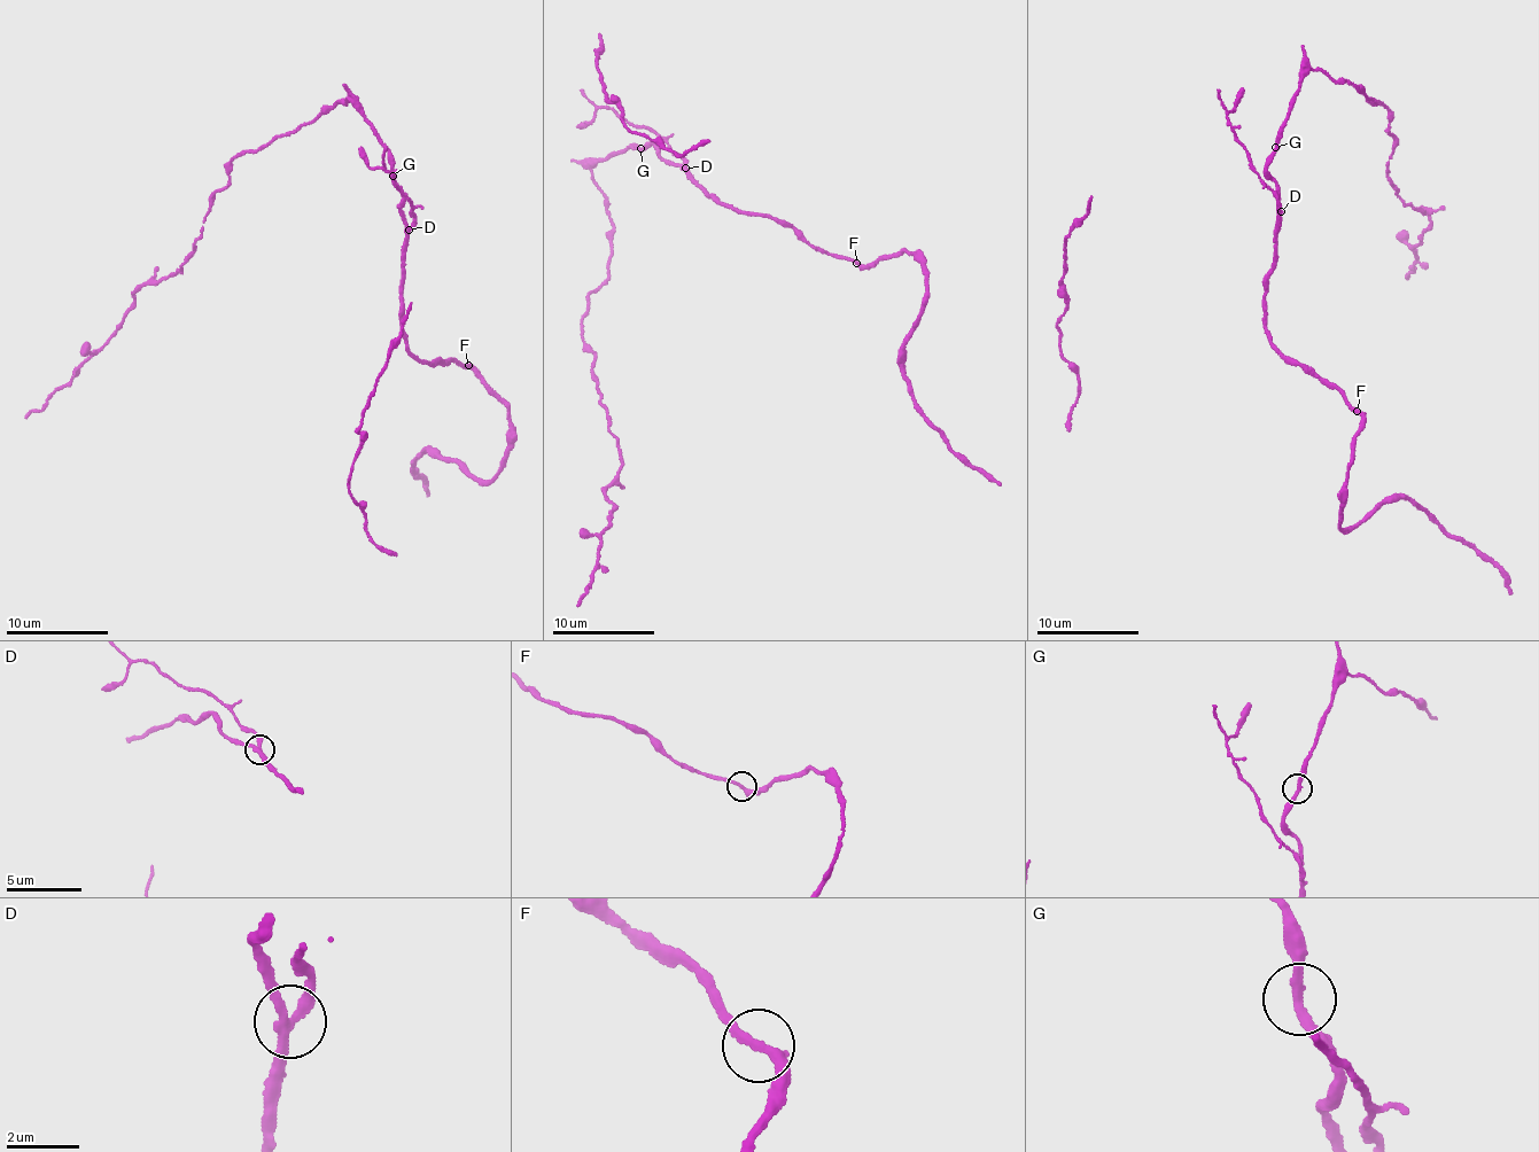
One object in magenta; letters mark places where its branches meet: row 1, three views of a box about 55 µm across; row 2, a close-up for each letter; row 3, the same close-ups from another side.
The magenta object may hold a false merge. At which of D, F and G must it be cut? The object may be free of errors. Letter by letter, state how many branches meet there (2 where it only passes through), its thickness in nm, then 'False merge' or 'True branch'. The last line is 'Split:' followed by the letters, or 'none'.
D: Branches: 3. Thickness 240 nm. False merge
F: Branches: 2. Thickness 280 nm. True branch
G: Branches: 2. Thickness 240 nm. True branch
Split: D

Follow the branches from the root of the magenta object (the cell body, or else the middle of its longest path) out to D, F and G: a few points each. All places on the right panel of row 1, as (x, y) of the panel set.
D: (1265, 164), (1265, 173), (1276, 183), (1276, 205), (1281, 211)
F: (1265, 164), (1277, 195), (1275, 265), (1268, 277), (1264, 306), (1267, 331), (1276, 349), (1324, 380), (1357, 411)
G: (1265, 164), (1275, 147)

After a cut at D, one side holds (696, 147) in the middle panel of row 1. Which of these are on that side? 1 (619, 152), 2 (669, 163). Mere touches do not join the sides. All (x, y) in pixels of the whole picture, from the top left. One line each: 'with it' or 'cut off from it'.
1: cut off from it
2: cut off from it

